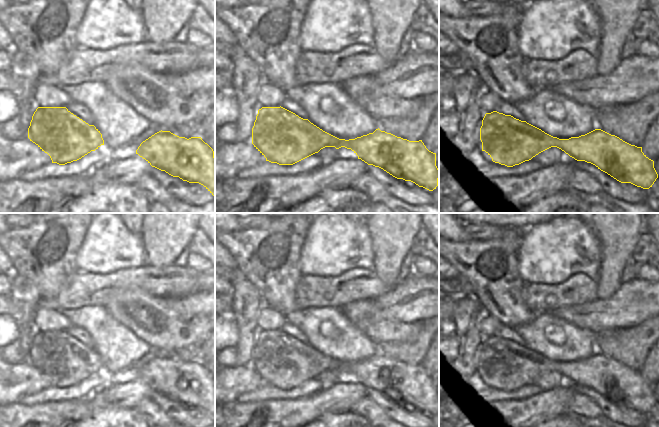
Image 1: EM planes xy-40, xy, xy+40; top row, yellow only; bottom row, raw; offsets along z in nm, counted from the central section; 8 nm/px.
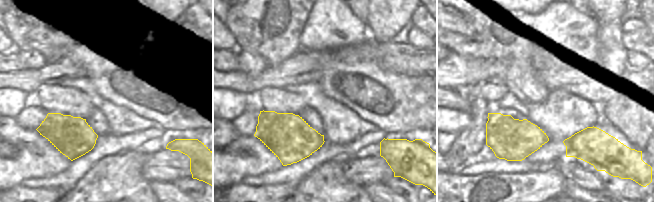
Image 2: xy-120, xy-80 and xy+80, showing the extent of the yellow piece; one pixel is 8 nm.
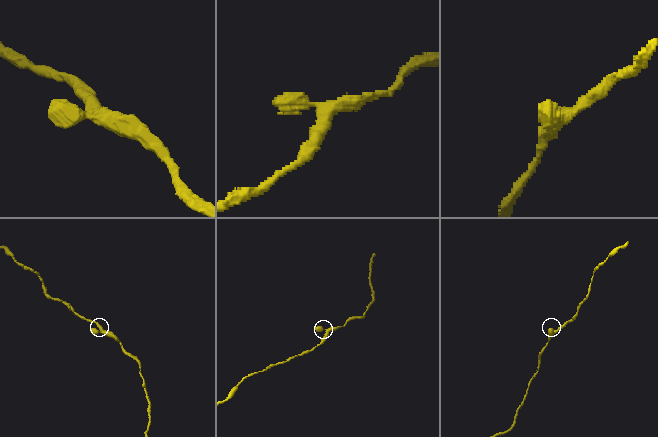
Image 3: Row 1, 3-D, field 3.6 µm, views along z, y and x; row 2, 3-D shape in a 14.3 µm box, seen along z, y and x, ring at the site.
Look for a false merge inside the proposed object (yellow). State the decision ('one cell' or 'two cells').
one cell

